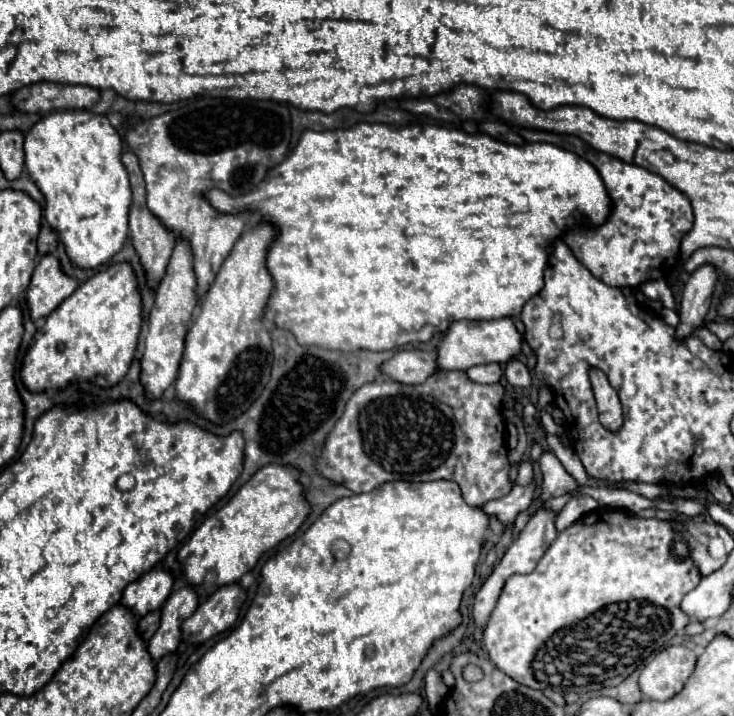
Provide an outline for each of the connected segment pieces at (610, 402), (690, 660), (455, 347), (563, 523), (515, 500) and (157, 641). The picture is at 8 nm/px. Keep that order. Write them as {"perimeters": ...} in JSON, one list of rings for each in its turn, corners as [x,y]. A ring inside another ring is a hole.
{"perimeters":[[[[599,368],[589,370],[589,380],[591,380],[593,392],[595,392],[601,424],[611,432],[617,432],[624,422],[623,408],[618,394]]],[[[669,646],[663,648],[653,660],[645,664],[639,674],[639,688],[645,698],[667,700],[695,668],[695,652],[687,646]]],[[[510,317],[499,320],[459,320],[451,322],[449,330],[441,336],[437,344],[437,368],[439,370],[469,370],[477,364],[507,362],[507,358],[517,358],[521,352],[521,334],[517,332]]],[[[575,496],[575,498],[571,498],[571,500],[565,504],[565,508],[557,514],[557,518],[555,518],[555,528],[557,528],[559,532],[563,532],[563,530],[569,528],[573,522],[581,520],[581,518],[587,516],[589,512],[595,512],[597,508],[599,508],[599,504],[597,504],[597,500],[593,500],[591,496]]],[[[535,484],[531,486],[513,486],[513,490],[503,496],[503,498],[497,498],[497,500],[491,500],[491,502],[485,502],[481,506],[481,510],[487,514],[487,516],[495,516],[499,518],[503,524],[513,524],[517,514],[527,510],[531,506],[531,500],[533,500],[533,490],[535,490]]],[[[187,586],[167,598],[167,602],[161,608],[161,624],[153,638],[147,642],[147,652],[153,664],[157,664],[165,654],[177,650],[181,642],[181,624],[195,612],[197,604],[199,598],[195,598],[195,594],[187,590]]]]}

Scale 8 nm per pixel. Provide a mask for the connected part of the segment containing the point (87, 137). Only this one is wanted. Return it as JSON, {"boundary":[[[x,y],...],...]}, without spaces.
{"boundary":[[[53,112],[41,118],[25,136],[25,170],[45,196],[43,218],[65,246],[69,260],[79,268],[99,268],[107,264],[129,236],[127,216],[131,188],[127,170],[121,164],[121,146],[121,136],[109,124],[107,116],[89,112]]]}

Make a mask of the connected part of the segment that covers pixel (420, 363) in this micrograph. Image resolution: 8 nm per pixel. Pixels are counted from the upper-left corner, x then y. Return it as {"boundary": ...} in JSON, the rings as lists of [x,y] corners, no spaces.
{"boundary":[[[399,350],[379,368],[385,376],[401,384],[421,384],[435,370],[435,354],[423,350]]]}

